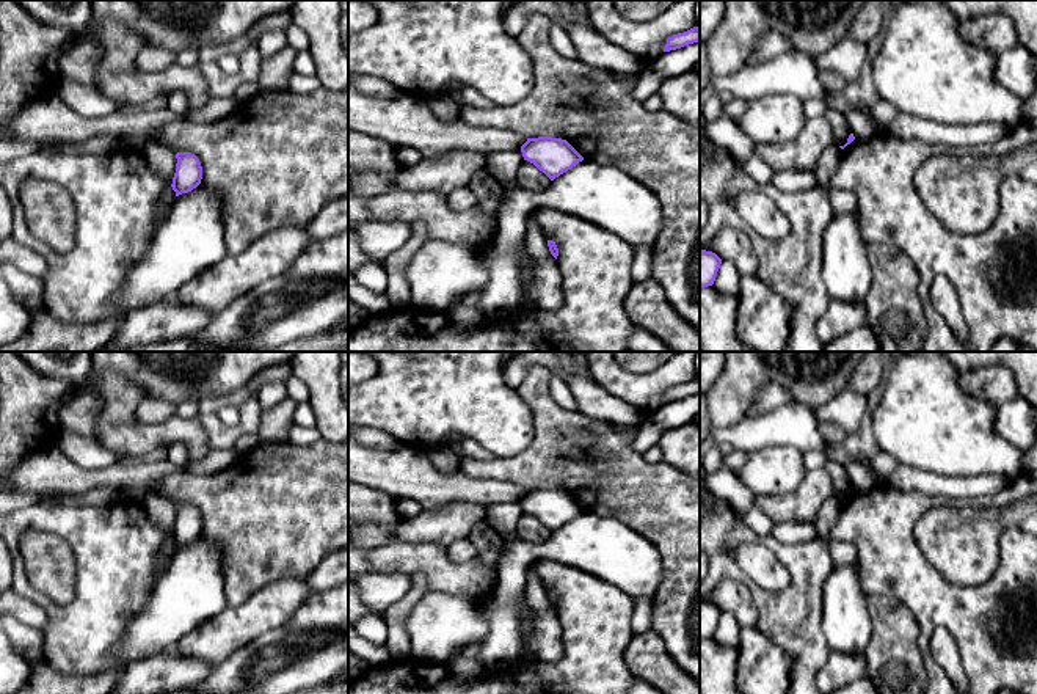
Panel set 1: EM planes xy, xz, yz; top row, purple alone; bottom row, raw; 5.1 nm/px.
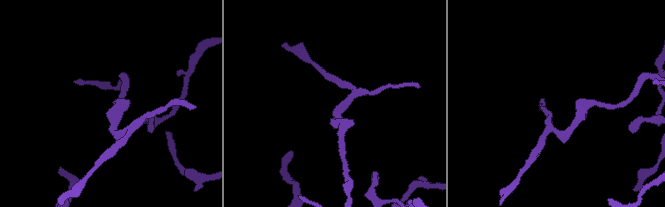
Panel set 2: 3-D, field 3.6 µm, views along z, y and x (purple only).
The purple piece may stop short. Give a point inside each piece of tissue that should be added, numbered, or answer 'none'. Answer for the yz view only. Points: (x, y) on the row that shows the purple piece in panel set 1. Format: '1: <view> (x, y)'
none

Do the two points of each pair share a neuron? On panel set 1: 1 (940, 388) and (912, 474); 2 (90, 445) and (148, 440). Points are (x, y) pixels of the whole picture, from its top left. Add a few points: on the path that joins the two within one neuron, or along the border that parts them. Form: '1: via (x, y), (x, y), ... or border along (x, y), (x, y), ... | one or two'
1: border along (901, 463), (949, 476) | two
2: border along (93, 435), (120, 459) | two

